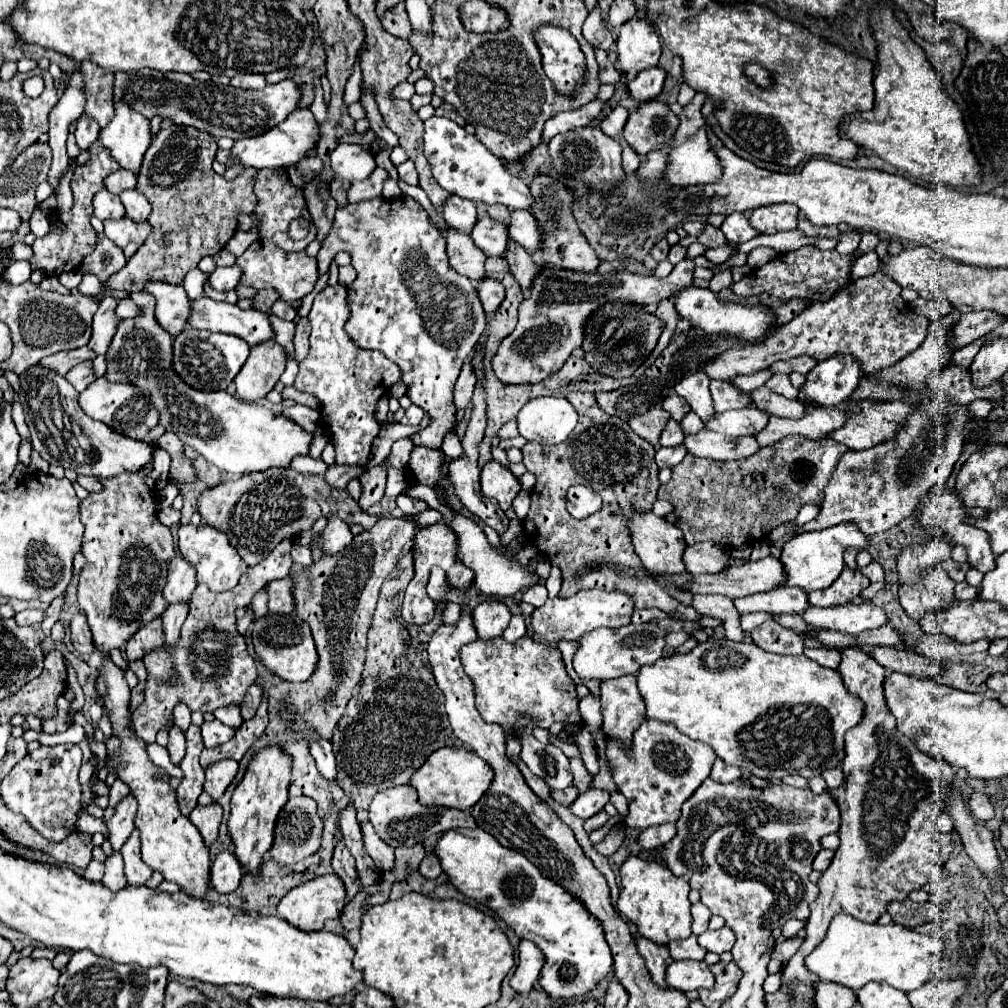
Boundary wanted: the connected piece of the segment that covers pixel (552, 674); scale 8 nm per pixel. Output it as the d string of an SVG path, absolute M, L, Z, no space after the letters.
M522 637L516 643L506 643L504 639L494 641L472 641L462 647L464 671L474 681L476 707L484 721L498 723L508 733L512 733L512 721L518 711L530 713L540 721L540 727L550 727L556 721L566 721L568 725L580 723L576 685L566 675L560 651L532 637Z

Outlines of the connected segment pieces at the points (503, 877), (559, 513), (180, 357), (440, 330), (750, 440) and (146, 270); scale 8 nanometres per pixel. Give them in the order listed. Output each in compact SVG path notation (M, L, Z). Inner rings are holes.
M450 829L440 837L434 851L440 857L442 871L448 875L448 881L460 893L496 911L502 917L502 921L516 931L520 939L528 939L522 941L518 947L518 967L510 979L510 985L516 993L530 993L538 981L552 999L572 1001L590 993L612 971L612 951L604 939L600 921L576 897L572 897L554 881L542 877L542 873L522 853L500 845L496 837L492 837L488 831L482 829Z
M576 391L568 393L566 399L580 415L572 437L552 447L540 443L526 443L522 447L524 465L536 475L536 485L530 491L532 505L522 525L526 539L550 561L550 565L562 571L564 581L560 597L570 597L592 587L616 589L632 593L638 609L658 607L674 619L694 621L698 617L696 609L680 603L666 589L660 589L650 577L650 571L642 567L632 545L632 535L628 533L628 517L632 517L632 513L646 513L656 503L660 481L658 465L654 463L654 447L640 439L628 423L620 421L620 417L604 413L596 403L594 393ZM578 483L592 487L604 501L598 513L582 521L570 517L566 511L566 491ZM592 561L596 561L598 569L584 573L584 577L572 577L576 569L582 569L582 565L590 565ZM620 569L624 569L624 573L620 573Z
M188 325L174 339L174 369L188 385L196 389L202 391L228 389L228 385L234 381L234 377L246 363L248 353L250 345L246 341L240 341L240 337L232 337L226 333L204 333Z
M406 195L392 201L376 197L338 209L334 227L316 257L319 275L329 270L331 261L341 251L352 255L352 267L358 271L356 281L348 287L352 317L344 329L362 349L378 349L390 361L400 365L404 373L402 381L408 385L408 397L432 417L428 427L410 438L415 446L440 449L444 433L456 427L452 387L466 357L474 351L482 331L486 329L486 313L476 295L474 283L450 267L444 237L428 221L428 213Z
M698 431L694 435L688 435L684 439L684 445L688 453L696 457L708 457L708 459L718 459L718 461L730 461L730 459L744 459L752 457L752 453L760 451L760 445L756 437L736 437L730 439L720 433L712 431Z
M170 125L158 131L144 155L136 183L136 191L144 193L152 205L152 213L148 217L154 229L152 237L146 239L146 243L118 273L102 283L104 291L118 289L134 293L142 291L150 281L182 285L186 273L196 269L204 255L216 255L226 247L230 237L238 231L238 215L252 215L252 209L256 209L252 185L258 169L246 171L246 185L236 185L236 181L222 179L212 169L216 147L214 137L196 127ZM164 237L168 239L168 245L164 245Z

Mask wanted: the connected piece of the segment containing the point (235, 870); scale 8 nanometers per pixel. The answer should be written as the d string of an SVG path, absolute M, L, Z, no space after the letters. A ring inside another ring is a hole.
M224 849L222 853L216 855L214 863L212 863L212 887L218 893L232 893L238 885L240 879L244 875L240 861L236 859L236 855L232 853L232 849Z

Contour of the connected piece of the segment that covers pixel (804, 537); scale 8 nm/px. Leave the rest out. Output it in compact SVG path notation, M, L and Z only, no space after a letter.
M836 525L836 527L822 529L822 531L800 533L800 535L792 537L790 541L786 541L786 545L782 549L780 561L784 563L784 569L786 569L784 585L802 587L806 593L816 591L816 589L826 589L840 577L840 573L846 565L844 551L848 547L852 547L860 553L860 551L864 551L866 545L870 545L870 537L864 537L864 533L860 533L856 529L856 525Z

